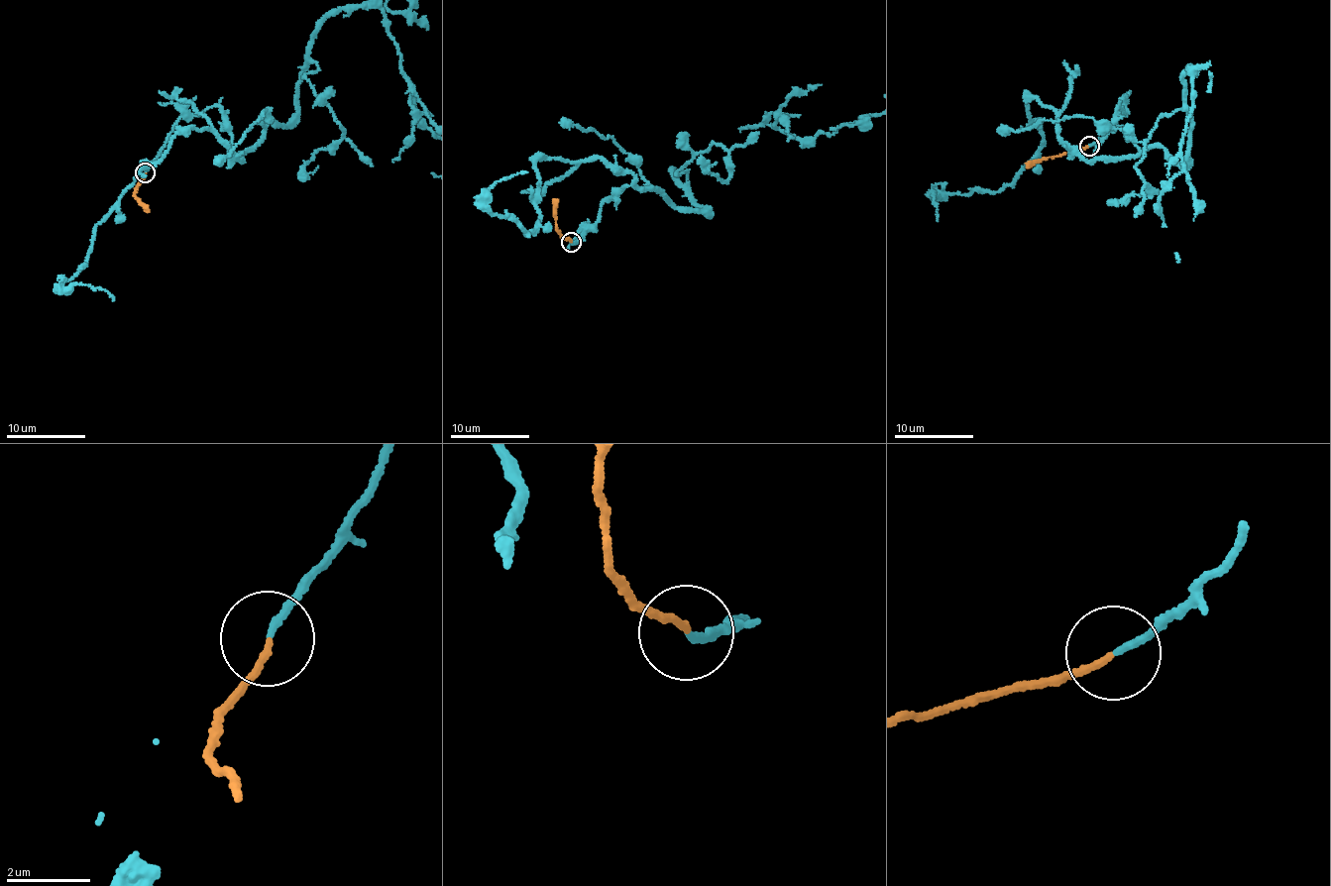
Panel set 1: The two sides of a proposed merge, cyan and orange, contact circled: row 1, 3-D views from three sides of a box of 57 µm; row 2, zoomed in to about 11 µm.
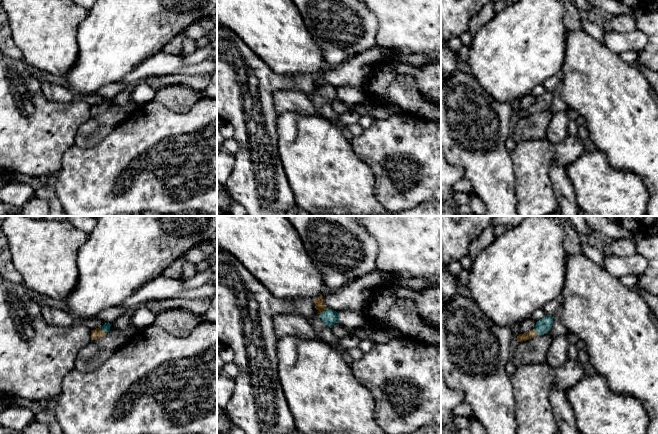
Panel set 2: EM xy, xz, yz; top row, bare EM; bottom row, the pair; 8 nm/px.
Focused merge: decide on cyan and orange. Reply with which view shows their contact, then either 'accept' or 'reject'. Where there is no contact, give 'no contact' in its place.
xz | accept

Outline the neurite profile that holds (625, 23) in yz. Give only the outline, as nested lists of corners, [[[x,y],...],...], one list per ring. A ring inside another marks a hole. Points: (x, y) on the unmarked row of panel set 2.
[[[632,14],[612,16],[609,20],[613,31],[627,33],[637,29],[636,22]]]

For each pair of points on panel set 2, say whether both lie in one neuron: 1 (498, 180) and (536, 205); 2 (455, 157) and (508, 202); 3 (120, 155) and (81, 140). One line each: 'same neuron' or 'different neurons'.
1: different neurons
2: same neuron
3: different neurons

